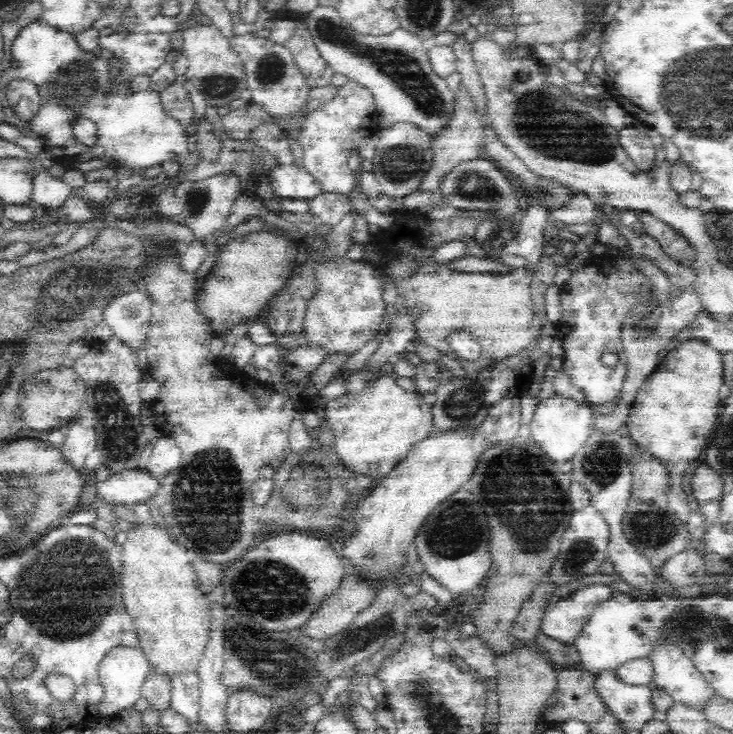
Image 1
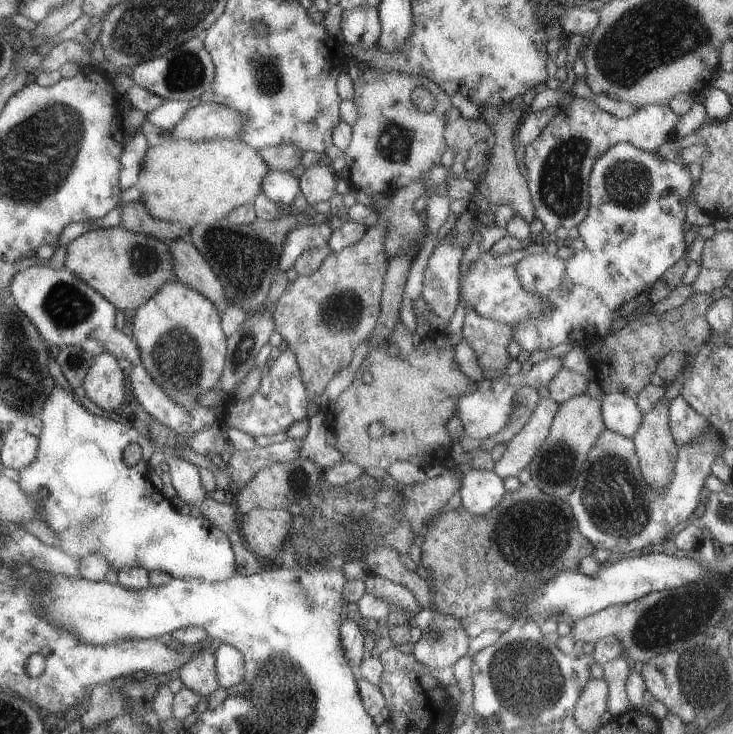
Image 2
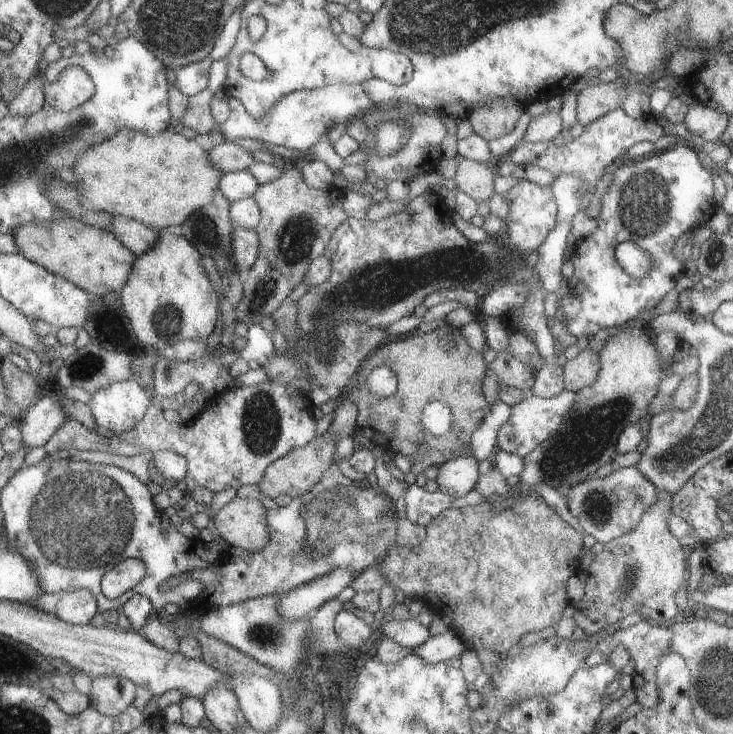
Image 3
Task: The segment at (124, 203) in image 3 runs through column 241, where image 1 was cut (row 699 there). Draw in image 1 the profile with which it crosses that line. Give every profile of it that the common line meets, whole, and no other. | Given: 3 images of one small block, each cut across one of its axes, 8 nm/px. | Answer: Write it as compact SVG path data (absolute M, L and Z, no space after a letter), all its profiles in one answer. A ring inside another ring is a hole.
M136 526L128 530L128 540L122 544L122 596L128 614L133 619L139 648L143 651L151 670L144 682L141 696L148 701L148 706L161 712L171 706L171 680L180 674L196 674L203 658L211 630L209 600L198 586L193 566L186 560L186 550L170 542L170 536L161 526Z

